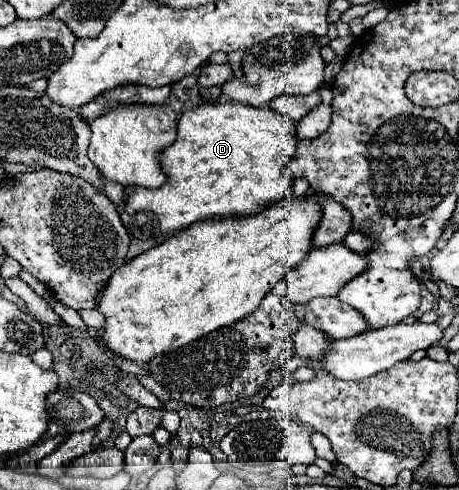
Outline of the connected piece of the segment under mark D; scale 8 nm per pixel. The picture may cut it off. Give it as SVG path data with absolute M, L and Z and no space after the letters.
M205 102L193 110L183 112L177 126L177 142L169 146L163 156L163 170L169 180L157 190L145 188L127 188L125 202L119 206L121 220L129 232L129 236L147 240L165 236L171 230L183 230L189 224L209 218L209 216L233 216L233 214L255 214L263 206L277 202L291 194L293 178L287 174L287 162L295 156L297 136L295 126L289 118L283 118L277 110L271 108L255 108L247 104L231 104L231 102Z

